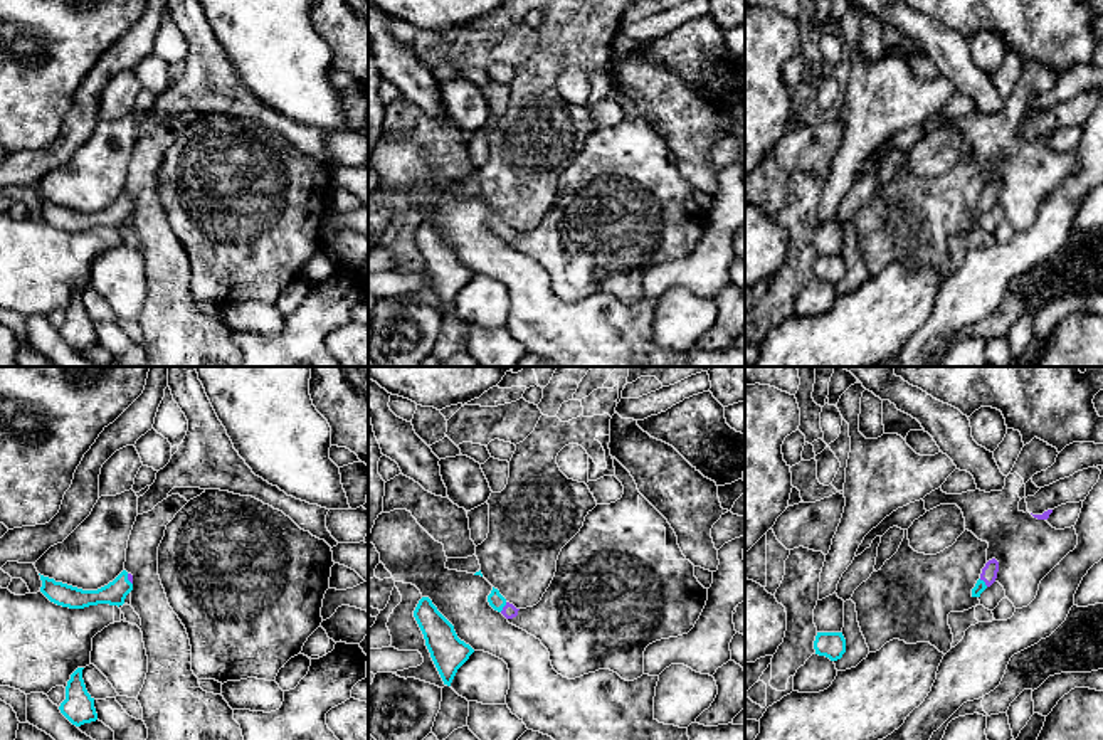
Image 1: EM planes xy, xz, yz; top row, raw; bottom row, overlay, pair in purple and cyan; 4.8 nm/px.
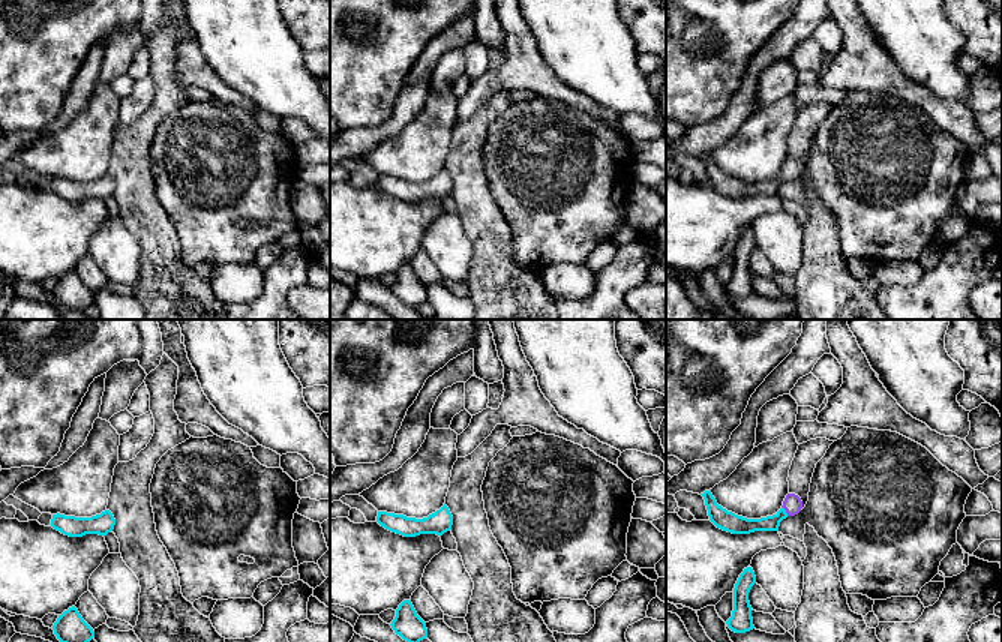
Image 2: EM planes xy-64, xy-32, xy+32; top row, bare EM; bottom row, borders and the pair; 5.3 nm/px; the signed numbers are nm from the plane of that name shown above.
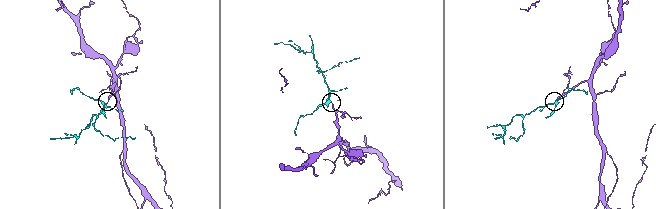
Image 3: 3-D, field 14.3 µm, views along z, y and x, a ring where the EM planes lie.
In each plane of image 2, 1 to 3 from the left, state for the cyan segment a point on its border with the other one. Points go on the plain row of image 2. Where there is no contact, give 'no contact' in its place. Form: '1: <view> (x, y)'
1: no contact
2: no contact
3: xy+32 (785, 173)

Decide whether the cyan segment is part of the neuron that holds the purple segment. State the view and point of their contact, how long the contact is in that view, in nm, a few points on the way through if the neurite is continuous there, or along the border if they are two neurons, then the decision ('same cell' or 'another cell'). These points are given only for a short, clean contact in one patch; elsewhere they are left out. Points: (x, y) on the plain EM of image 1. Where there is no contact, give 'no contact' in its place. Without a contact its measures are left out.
meets purple in xz at (503, 231); contact 60 nm long; runs through xz (510, 234), (503, 231), (496, 224); same cell

